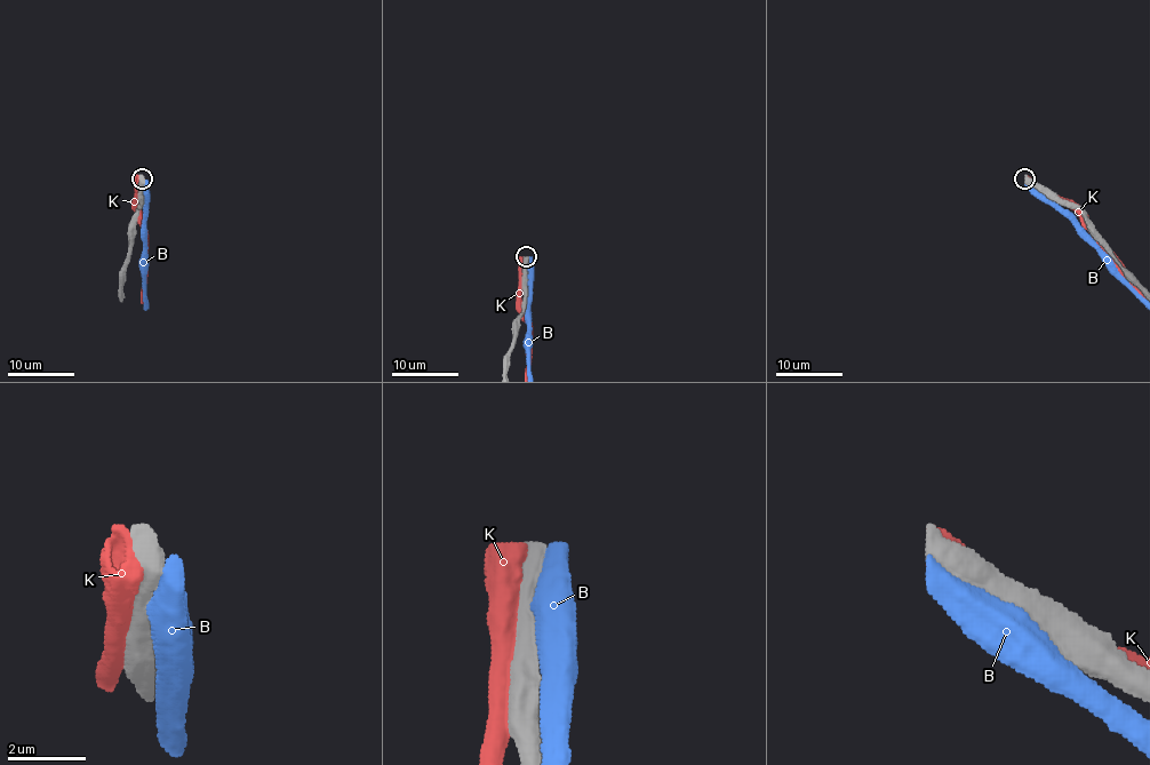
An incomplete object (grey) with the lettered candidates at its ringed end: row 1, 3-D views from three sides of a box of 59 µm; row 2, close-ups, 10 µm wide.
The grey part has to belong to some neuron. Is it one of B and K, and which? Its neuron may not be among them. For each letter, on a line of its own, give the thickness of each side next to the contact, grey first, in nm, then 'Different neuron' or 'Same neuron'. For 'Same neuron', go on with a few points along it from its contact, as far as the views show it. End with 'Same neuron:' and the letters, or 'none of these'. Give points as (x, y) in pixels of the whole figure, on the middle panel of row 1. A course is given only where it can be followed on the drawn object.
B: Thickness 550 nm (grey) against 750 nm. Different neuron
K: Thickness 550 nm (grey) against 600 nm. Different neuron
Same neuron: none of these

